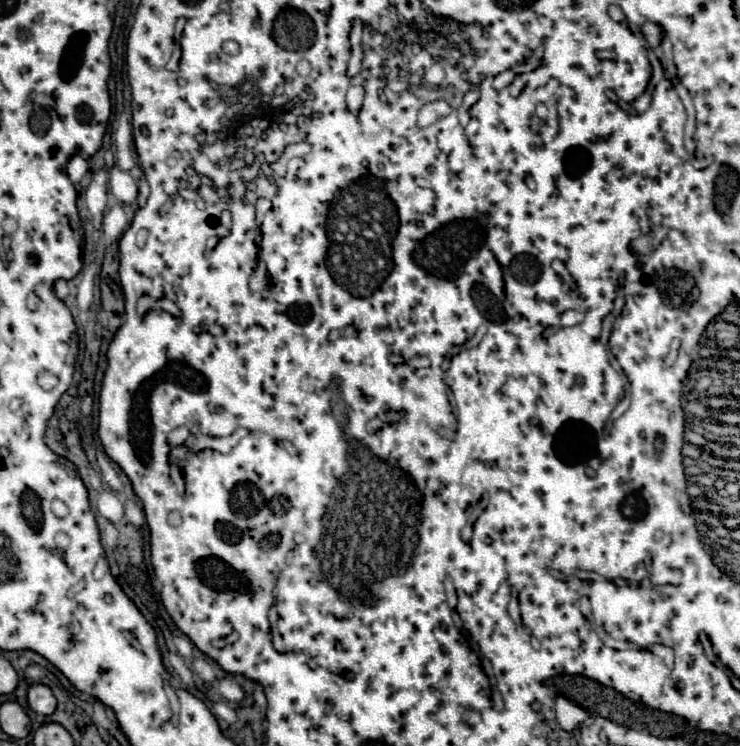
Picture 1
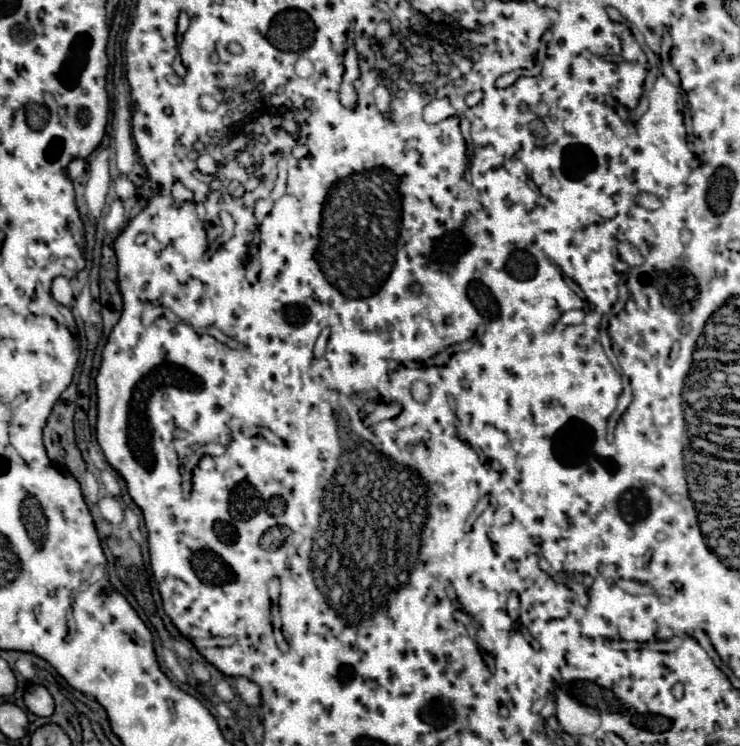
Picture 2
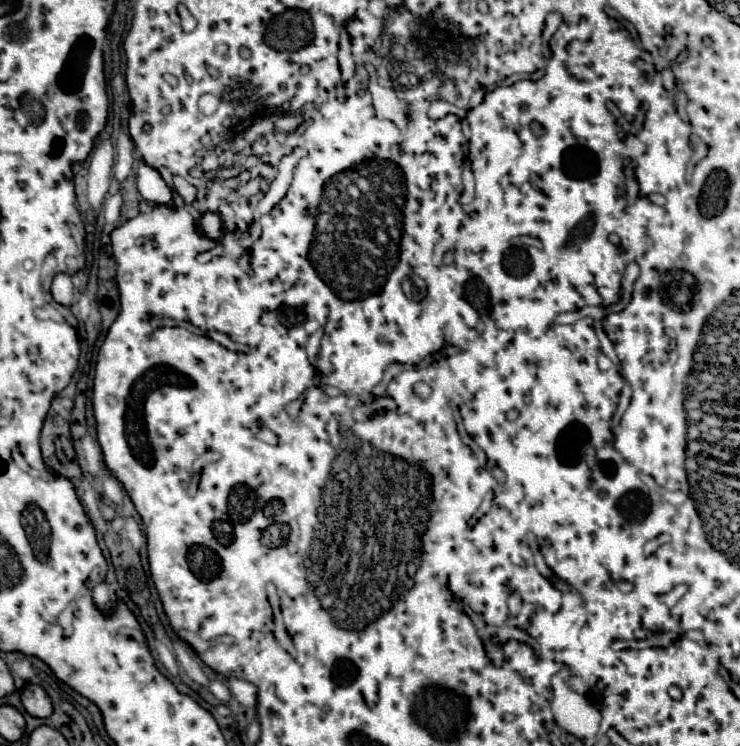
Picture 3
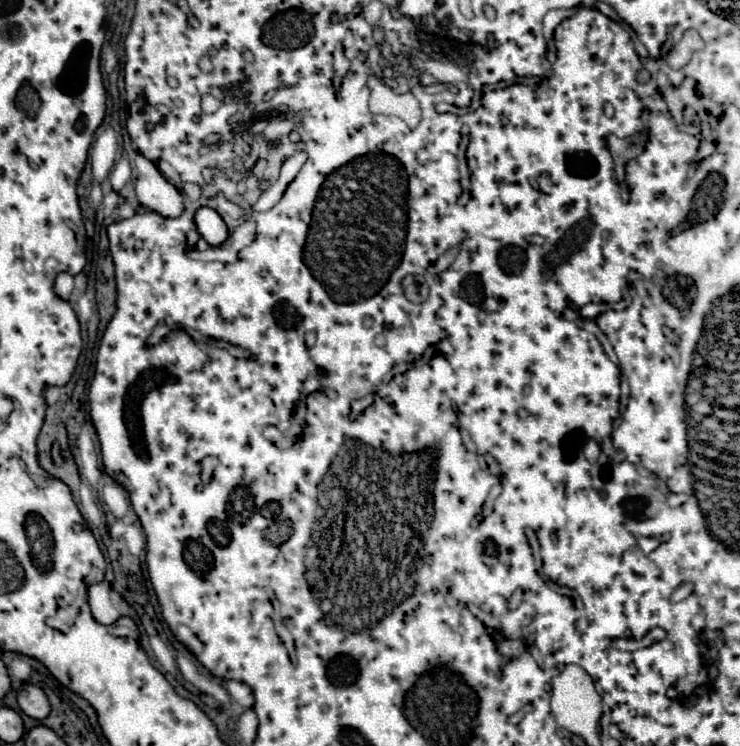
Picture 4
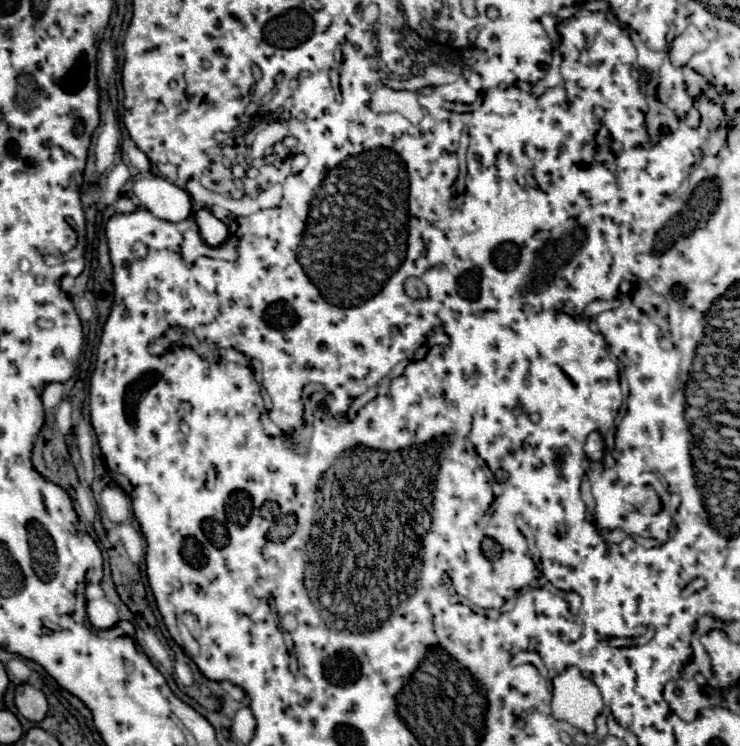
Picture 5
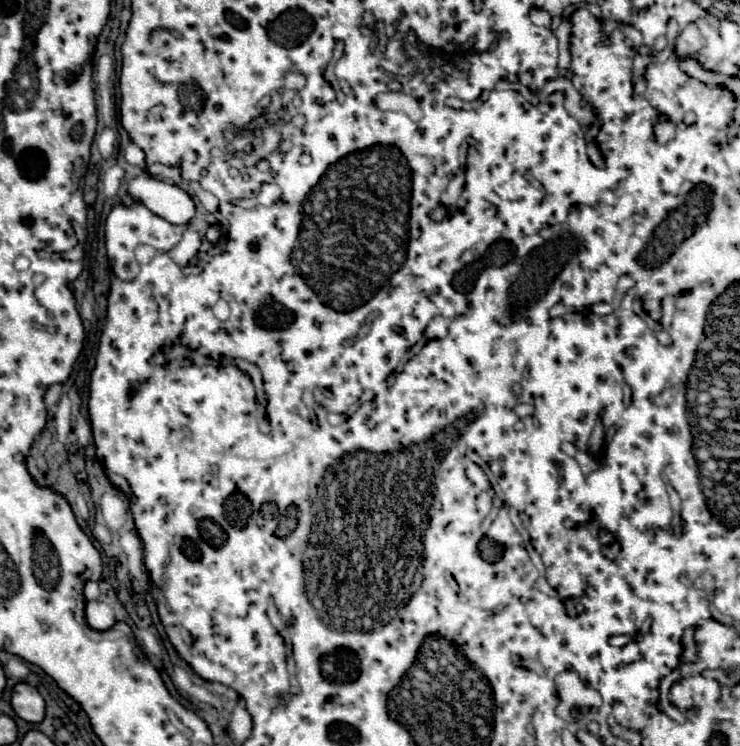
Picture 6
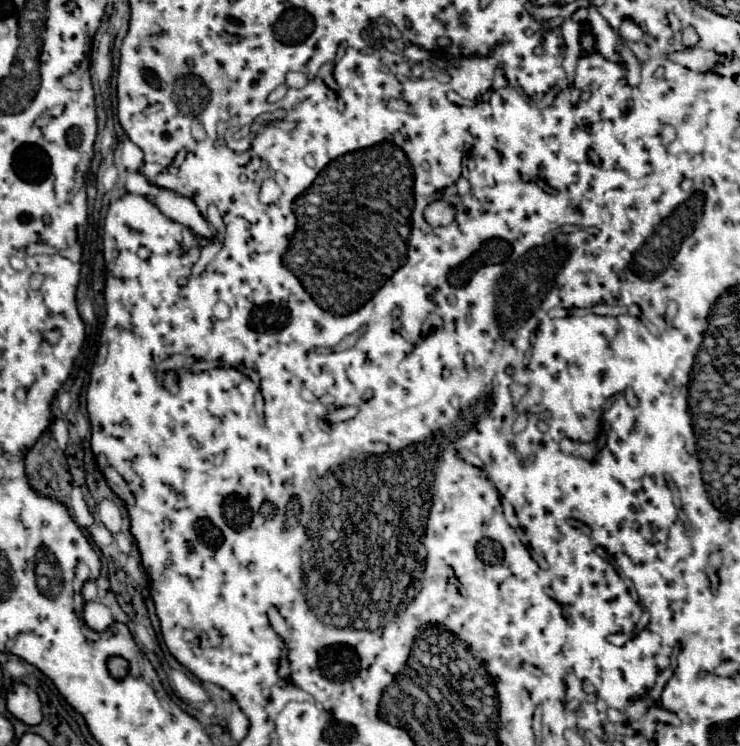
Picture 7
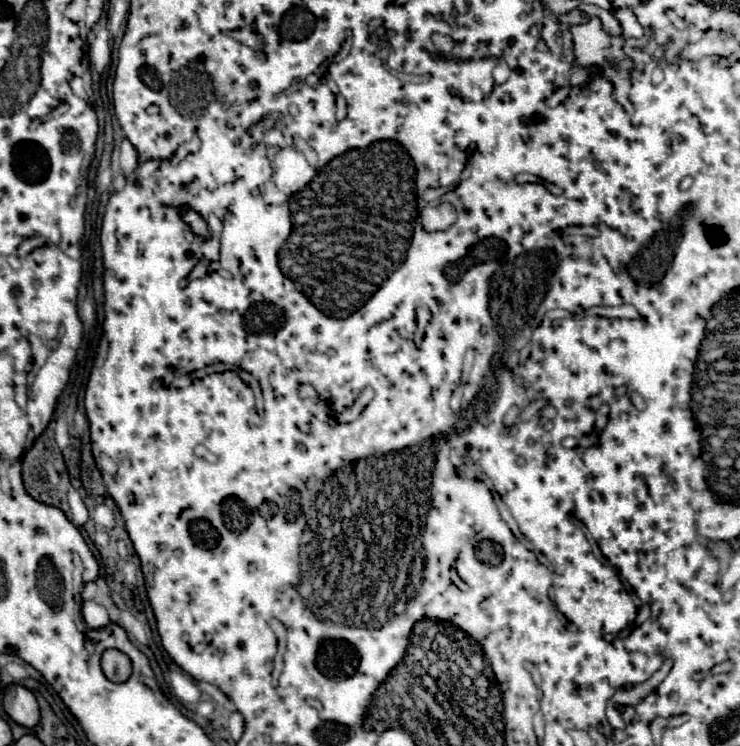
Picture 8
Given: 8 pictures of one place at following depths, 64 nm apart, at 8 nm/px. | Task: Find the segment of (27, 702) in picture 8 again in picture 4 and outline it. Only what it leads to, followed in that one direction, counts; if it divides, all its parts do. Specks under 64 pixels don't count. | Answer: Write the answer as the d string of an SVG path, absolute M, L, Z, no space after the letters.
M24 684L18 690L18 704L24 714L28 714L30 718L36 718L36 720L44 720L50 714L50 702L48 702L44 690L34 684Z

